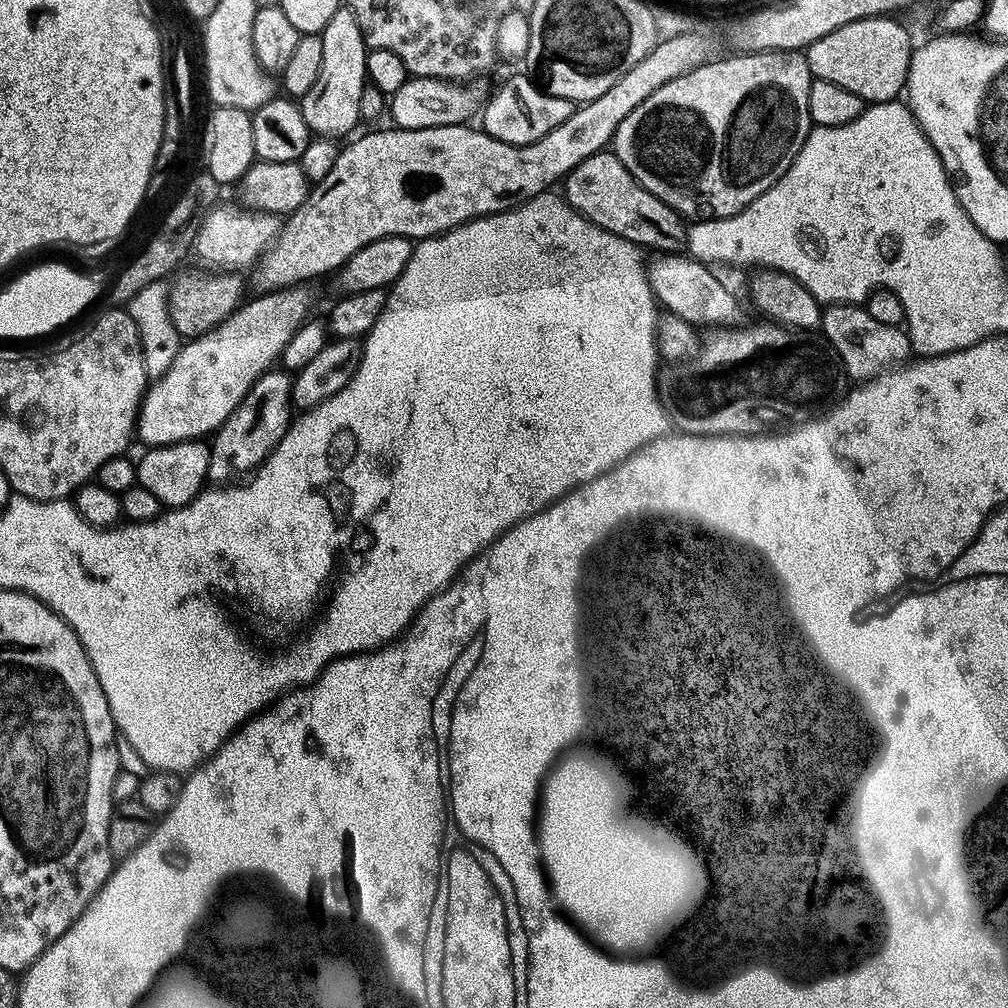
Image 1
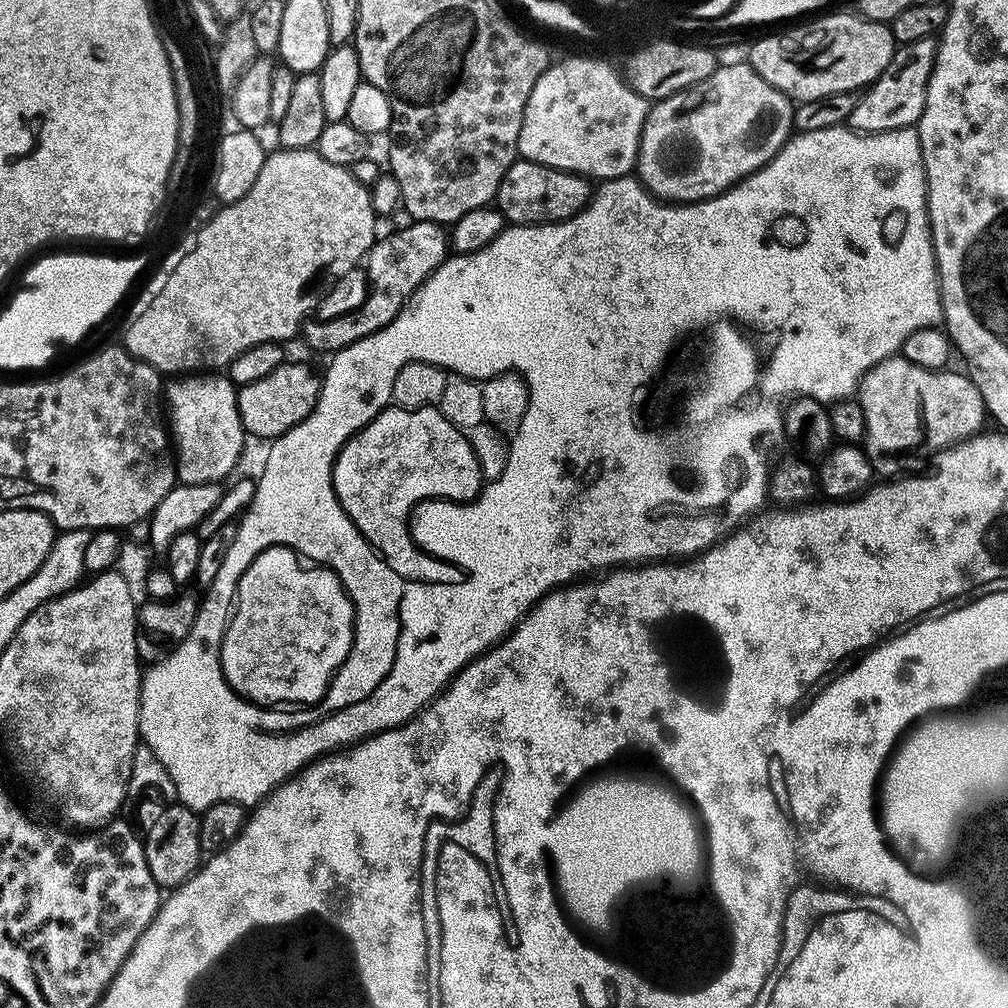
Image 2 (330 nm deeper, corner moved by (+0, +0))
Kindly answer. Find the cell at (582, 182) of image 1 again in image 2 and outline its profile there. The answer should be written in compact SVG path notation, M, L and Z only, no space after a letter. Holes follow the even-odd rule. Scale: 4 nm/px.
M517 158L506 170L494 204L503 212L505 221L512 226L558 224L588 207L594 195L591 186L593 187L587 176L578 176L575 172L563 172L545 164L536 164L533 160Z

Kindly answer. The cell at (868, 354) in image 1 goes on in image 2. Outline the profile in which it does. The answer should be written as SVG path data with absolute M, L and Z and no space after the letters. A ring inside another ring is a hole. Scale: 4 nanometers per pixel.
M897 354L875 361L859 377L858 401L865 415L862 441L873 473L896 478L913 471L919 456L931 457L973 435L986 420L986 409L971 375L923 368Z

